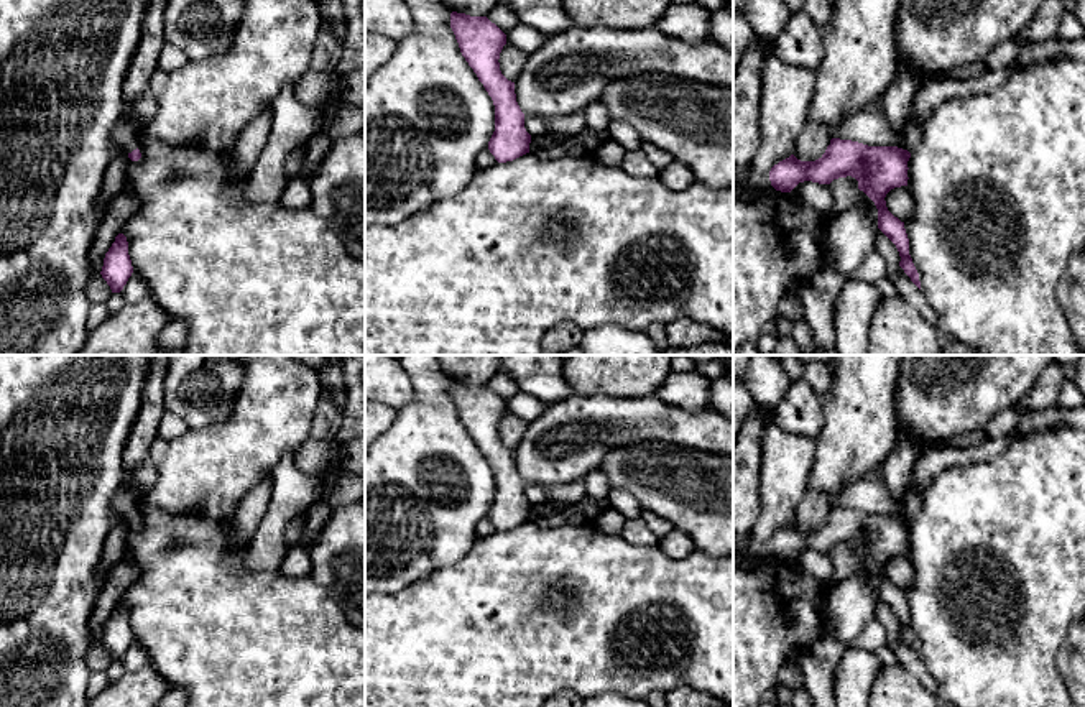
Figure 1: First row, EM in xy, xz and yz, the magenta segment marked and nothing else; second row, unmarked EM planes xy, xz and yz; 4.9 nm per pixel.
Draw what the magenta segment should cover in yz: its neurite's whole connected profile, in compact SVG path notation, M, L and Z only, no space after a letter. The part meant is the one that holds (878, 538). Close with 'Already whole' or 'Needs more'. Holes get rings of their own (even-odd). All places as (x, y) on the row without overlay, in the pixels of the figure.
M911 483L903 498L904 515L868 515L852 508L832 506L825 521L815 529L801 529L794 523L774 533L769 539L771 554L791 561L799 551L830 552L852 544L878 577L878 597L896 613L899 635L921 658L919 641L909 623L909 607L904 590L886 575L886 562L907 554L907 529L921 511L927 483Z. Needs more

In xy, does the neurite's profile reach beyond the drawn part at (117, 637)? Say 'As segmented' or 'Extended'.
As segmented

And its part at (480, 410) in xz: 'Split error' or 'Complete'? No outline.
Complete

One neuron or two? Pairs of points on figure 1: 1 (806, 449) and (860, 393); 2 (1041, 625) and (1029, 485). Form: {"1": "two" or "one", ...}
{"1": "two", "2": "one"}

